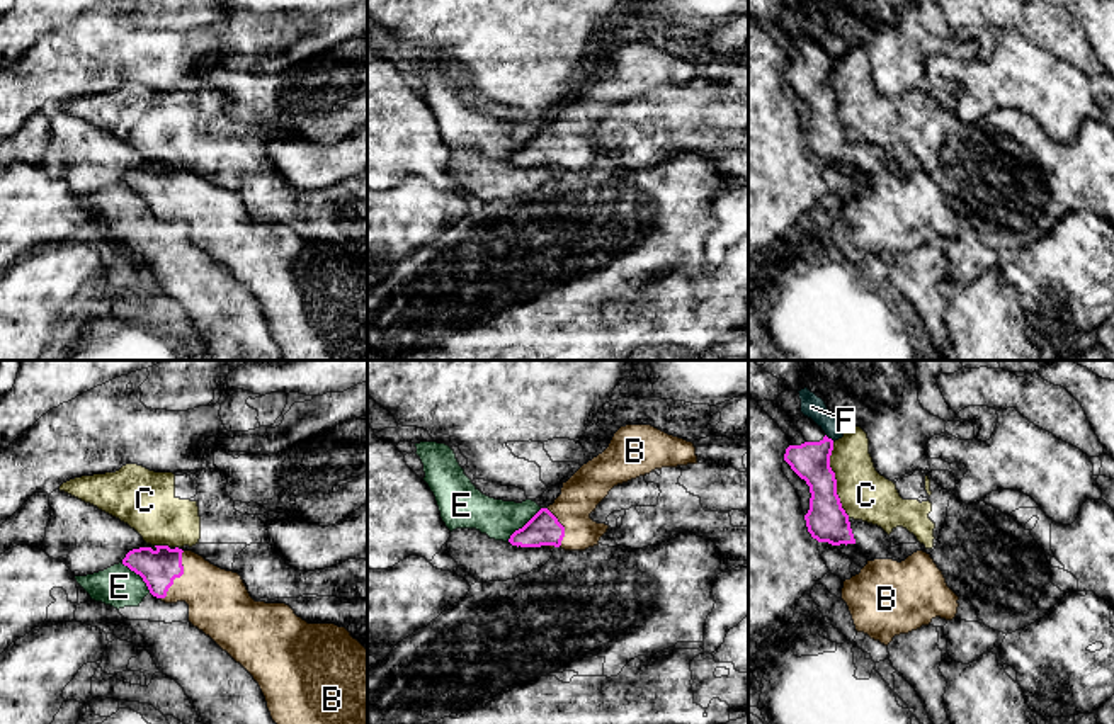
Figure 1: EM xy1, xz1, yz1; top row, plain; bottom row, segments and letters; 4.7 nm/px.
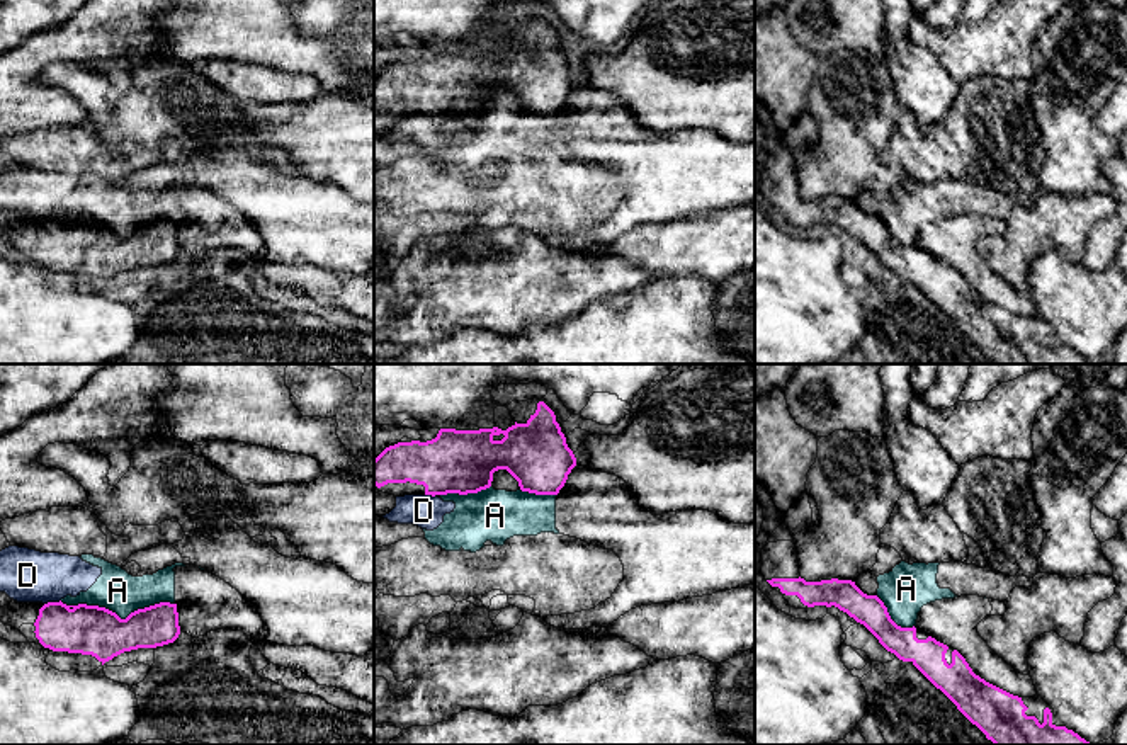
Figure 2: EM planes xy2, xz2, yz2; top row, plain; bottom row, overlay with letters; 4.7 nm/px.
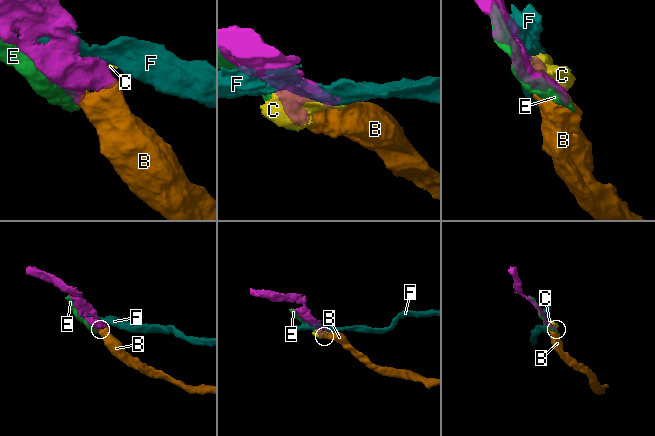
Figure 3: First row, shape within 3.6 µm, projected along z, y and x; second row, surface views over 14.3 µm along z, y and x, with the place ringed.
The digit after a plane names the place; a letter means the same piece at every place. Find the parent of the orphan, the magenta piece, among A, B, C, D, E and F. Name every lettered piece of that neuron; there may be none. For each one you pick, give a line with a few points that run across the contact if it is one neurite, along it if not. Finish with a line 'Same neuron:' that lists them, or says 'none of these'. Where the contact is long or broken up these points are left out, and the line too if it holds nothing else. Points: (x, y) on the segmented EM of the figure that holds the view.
Same neuron: B

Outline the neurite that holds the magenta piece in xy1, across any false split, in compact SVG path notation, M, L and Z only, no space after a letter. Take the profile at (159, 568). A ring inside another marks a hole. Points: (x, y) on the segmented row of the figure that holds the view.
M179 547L133 549L122 564L139 574L150 593L165 603L185 602L189 622L209 636L259 683L276 724L367 724L367 649L335 624L308 624L286 603L255 602L242 576Z

